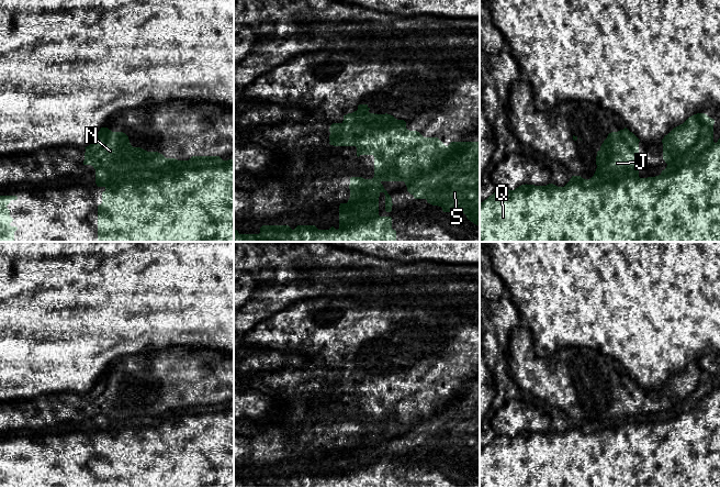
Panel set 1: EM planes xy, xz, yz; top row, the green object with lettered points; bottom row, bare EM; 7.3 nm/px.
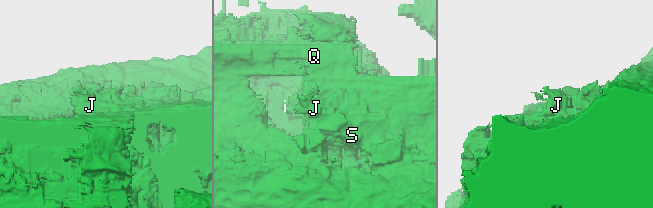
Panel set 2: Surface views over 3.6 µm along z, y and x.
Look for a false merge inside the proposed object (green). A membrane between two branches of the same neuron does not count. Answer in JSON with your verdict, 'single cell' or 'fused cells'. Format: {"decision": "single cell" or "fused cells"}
{"decision": "fused cells"}

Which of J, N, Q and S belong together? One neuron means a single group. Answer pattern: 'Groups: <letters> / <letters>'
Groups: J Q S / N

